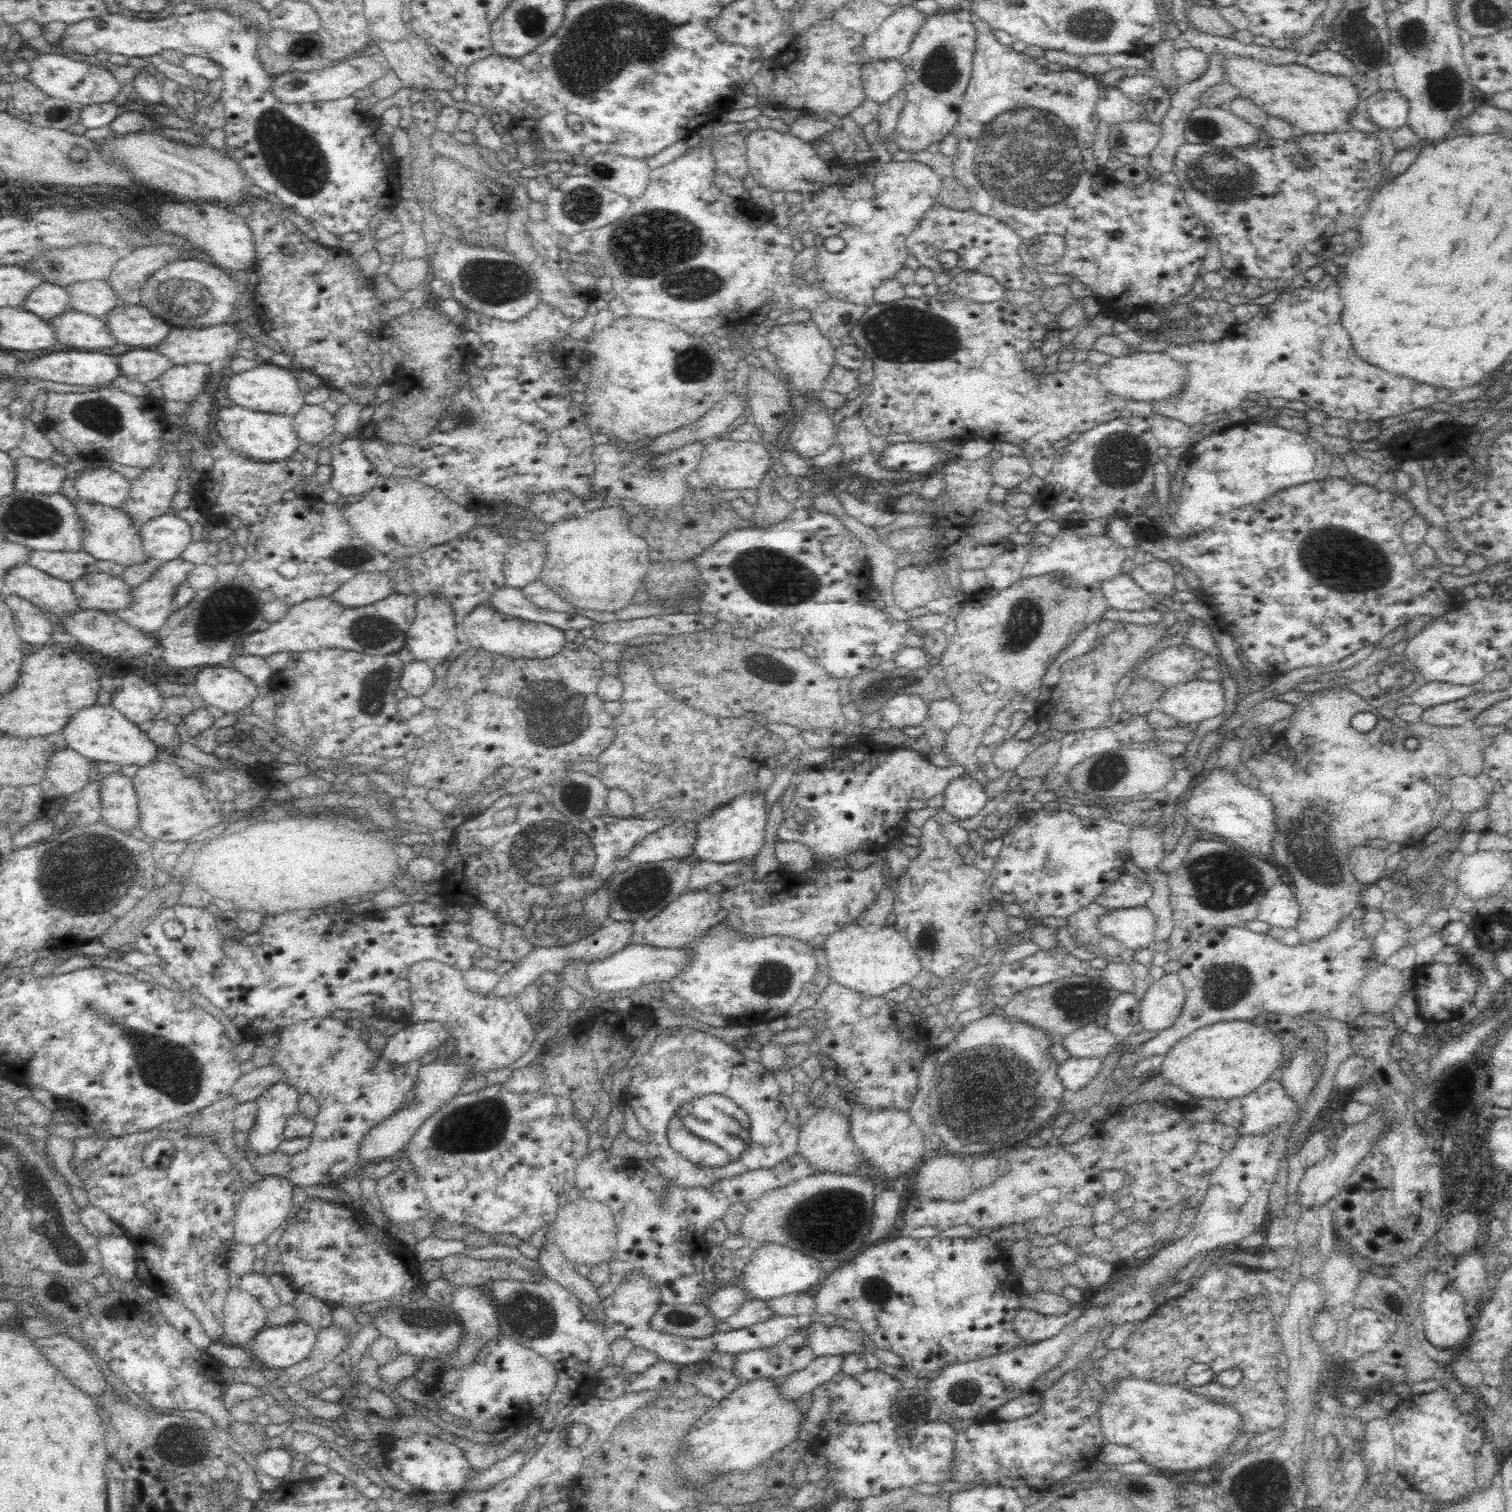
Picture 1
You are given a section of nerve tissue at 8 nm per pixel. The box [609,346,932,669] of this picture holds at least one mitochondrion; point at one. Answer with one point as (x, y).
(769, 576)

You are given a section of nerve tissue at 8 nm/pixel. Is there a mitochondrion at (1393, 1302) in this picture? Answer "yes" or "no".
yes

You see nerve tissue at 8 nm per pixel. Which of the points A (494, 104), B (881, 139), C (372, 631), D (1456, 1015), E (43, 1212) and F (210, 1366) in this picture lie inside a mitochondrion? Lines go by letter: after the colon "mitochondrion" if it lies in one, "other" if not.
A: other
B: other
C: mitochondrion
D: other
E: mitochondrion
F: other

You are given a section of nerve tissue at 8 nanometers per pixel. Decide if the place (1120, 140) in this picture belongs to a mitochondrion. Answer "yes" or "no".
yes

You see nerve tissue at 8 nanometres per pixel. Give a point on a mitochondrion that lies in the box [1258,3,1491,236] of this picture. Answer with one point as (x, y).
(1443, 84)

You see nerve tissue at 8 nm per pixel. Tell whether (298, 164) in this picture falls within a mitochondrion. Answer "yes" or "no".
yes

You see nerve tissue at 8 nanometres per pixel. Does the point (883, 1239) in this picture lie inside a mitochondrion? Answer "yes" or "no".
no

